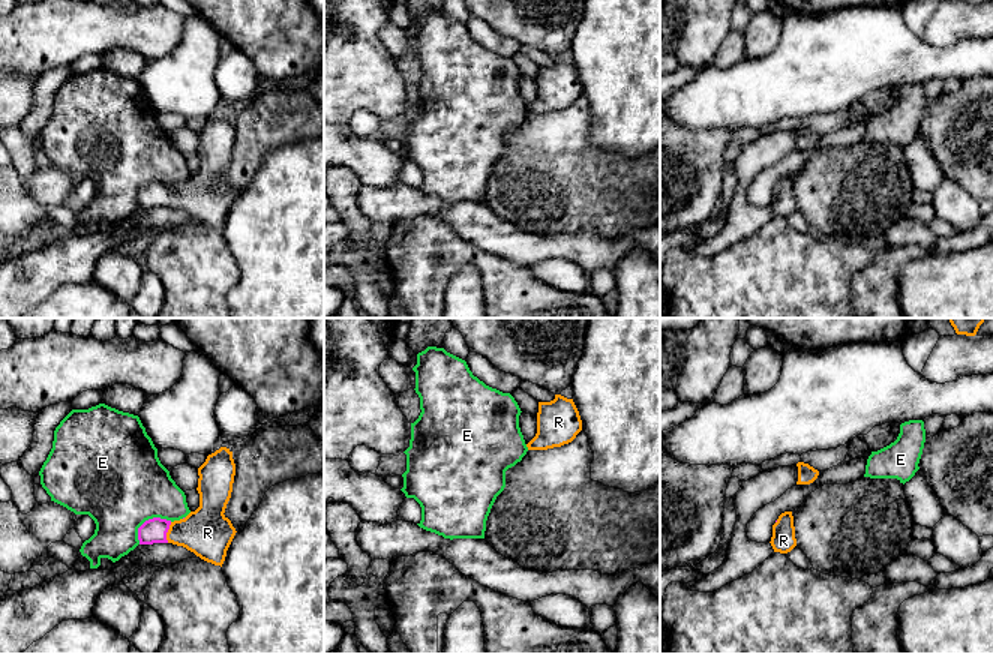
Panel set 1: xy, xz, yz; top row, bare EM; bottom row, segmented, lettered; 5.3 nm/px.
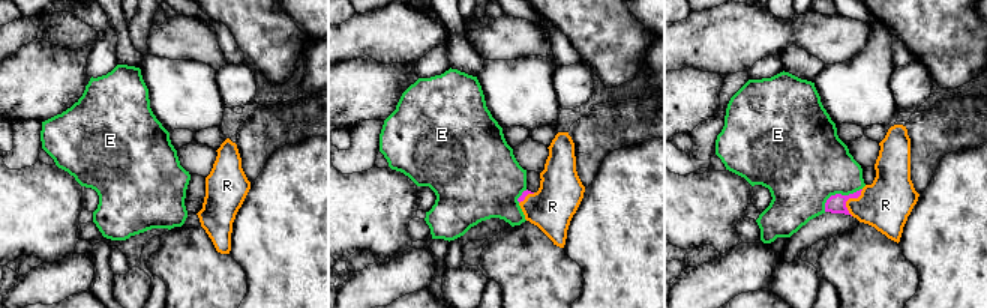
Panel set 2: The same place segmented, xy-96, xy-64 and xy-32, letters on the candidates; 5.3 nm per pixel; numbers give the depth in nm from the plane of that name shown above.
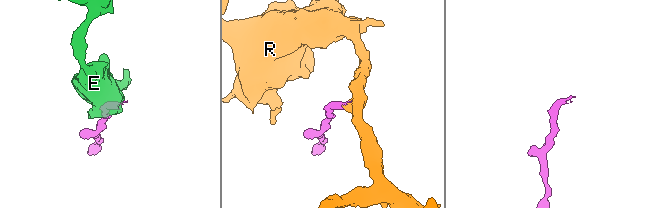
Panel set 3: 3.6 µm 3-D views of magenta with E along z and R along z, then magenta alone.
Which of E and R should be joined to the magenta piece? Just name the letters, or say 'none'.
R

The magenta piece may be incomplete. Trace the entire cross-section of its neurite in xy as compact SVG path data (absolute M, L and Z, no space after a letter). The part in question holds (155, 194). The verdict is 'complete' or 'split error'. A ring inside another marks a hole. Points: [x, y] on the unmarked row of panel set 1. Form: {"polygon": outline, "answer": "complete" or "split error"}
{"polygon": "M220 111L198 132L200 171L184 183L153 182L138 192L140 208L172 207L194 216L201 224L220 230L236 200L236 192L224 178L231 162L236 140L232 116Z", "answer": "split error"}

